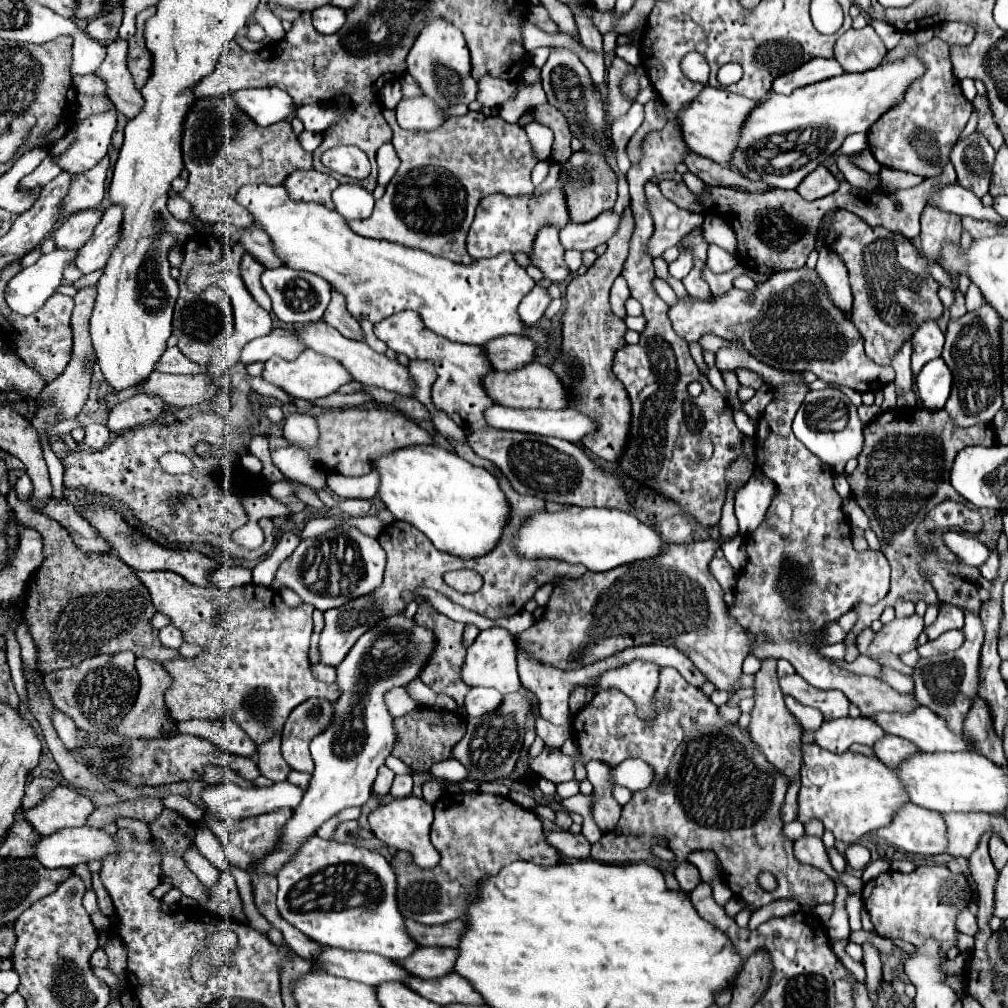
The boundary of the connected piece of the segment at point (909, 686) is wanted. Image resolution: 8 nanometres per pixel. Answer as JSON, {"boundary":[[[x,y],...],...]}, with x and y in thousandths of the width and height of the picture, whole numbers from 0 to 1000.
{"boundary":[[[878,661],[874,663],[874,667],[876,667],[876,675],[880,679],[884,679],[890,687],[906,687],[906,673],[896,671],[894,667],[888,667],[888,665],[878,663]]]}

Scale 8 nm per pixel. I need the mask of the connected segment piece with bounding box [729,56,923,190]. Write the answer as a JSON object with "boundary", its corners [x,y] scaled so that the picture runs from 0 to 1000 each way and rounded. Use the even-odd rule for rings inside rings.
{"boundary":[[[902,56],[884,63],[876,62],[854,73],[834,73],[791,87],[783,95],[765,91],[745,113],[741,113],[723,167],[743,175],[743,179],[761,179],[767,187],[789,188],[805,169],[834,147],[842,133],[860,131],[876,111],[896,97],[900,85],[912,75],[916,75],[916,63]],[[779,151],[781,165],[769,165],[767,159]]]}

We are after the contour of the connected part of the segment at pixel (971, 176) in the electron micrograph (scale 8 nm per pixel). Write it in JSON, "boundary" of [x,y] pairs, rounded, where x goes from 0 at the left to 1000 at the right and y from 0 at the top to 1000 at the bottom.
{"boundary":[[[969,131],[959,139],[949,141],[943,149],[943,161],[949,169],[949,181],[967,190],[967,194],[977,194],[983,183],[983,161],[987,161],[987,149],[979,137]]]}

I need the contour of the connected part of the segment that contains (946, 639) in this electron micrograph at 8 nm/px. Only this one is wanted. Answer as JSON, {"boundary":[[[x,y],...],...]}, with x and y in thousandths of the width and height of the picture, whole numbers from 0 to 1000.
{"boundary":[[[939,625],[939,627],[936,627],[930,635],[912,641],[910,647],[912,647],[916,653],[926,651],[926,649],[938,649],[938,647],[949,645],[949,643],[955,639],[955,635],[957,635],[957,631],[955,631],[953,625]]]}

